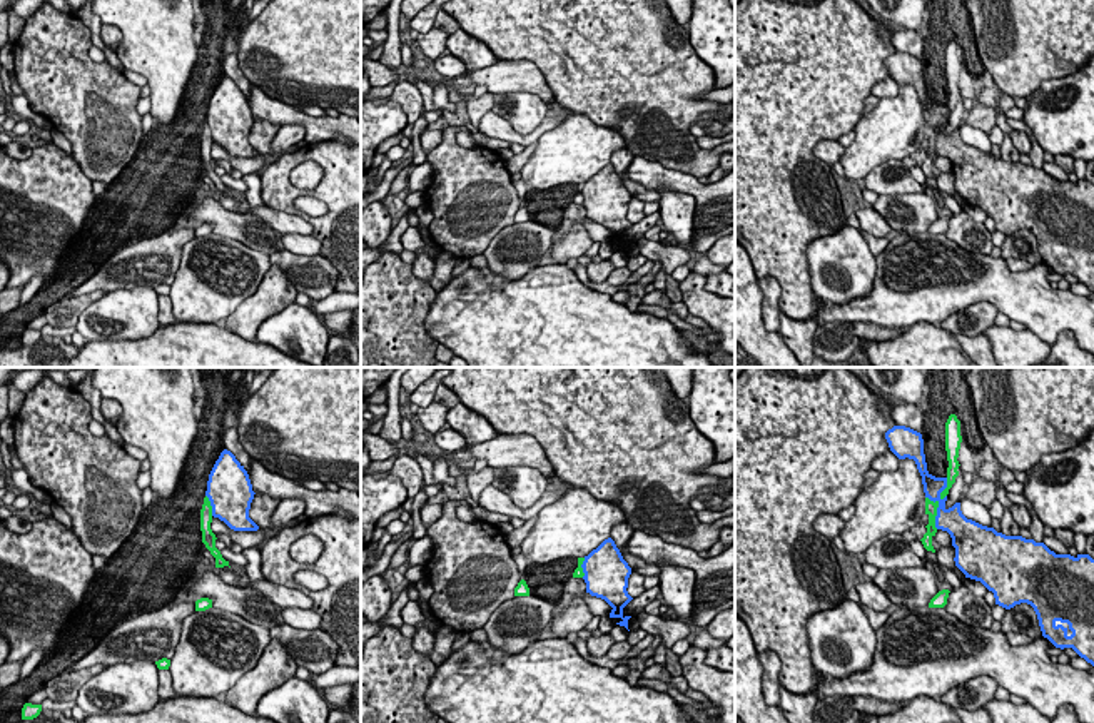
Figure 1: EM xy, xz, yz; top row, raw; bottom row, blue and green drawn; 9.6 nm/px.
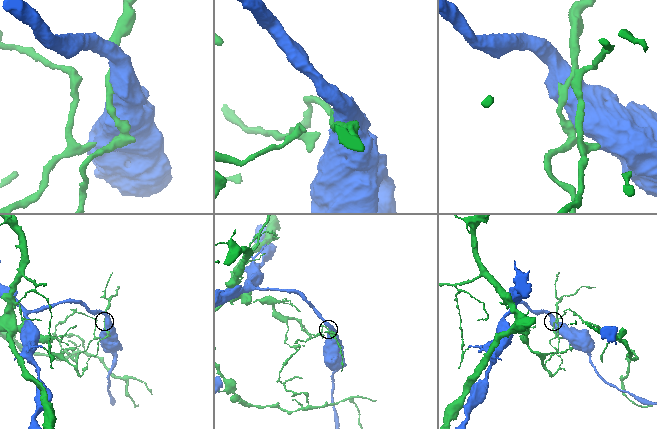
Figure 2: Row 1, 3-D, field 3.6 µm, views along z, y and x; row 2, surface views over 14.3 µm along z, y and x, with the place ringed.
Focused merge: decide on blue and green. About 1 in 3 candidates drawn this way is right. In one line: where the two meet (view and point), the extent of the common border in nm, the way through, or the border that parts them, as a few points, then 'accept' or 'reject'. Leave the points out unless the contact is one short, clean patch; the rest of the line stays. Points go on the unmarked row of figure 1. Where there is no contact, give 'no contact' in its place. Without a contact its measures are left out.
contact yz (939, 129); length 500 nm; reject

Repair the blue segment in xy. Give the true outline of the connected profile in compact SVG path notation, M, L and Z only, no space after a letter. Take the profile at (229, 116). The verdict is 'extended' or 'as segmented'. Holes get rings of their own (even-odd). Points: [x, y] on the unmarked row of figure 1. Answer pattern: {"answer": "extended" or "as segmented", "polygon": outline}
{"answer": "as segmented", "polygon": "M224 75L207 107L205 122L212 142L234 157L257 157L259 152L249 144L254 120L247 97L230 77Z"}

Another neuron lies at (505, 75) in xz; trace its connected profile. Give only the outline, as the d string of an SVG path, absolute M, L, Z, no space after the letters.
M498 60L478 70L466 70L466 77L474 85L484 85L489 94L528 92L538 95L548 107L555 104L555 95L541 70L529 60Z

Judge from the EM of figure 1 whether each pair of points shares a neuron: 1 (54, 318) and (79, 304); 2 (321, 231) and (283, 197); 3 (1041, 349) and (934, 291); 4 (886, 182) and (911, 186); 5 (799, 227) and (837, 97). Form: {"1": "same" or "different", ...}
{"1": "same", "2": "same", "3": "different", "4": "same", "5": "same"}

